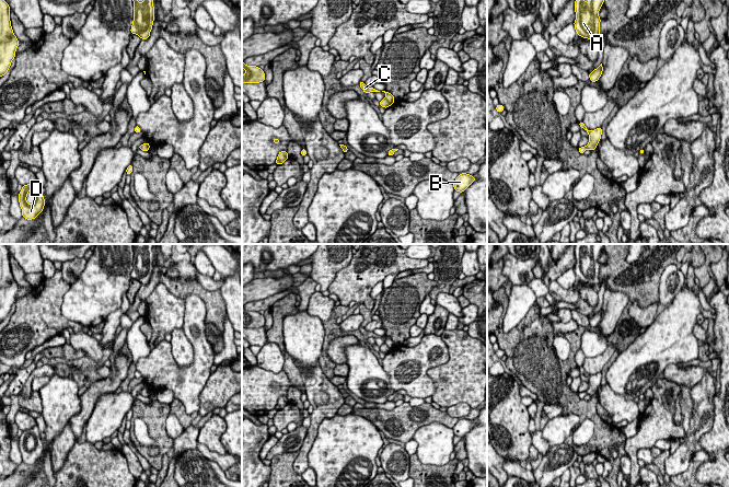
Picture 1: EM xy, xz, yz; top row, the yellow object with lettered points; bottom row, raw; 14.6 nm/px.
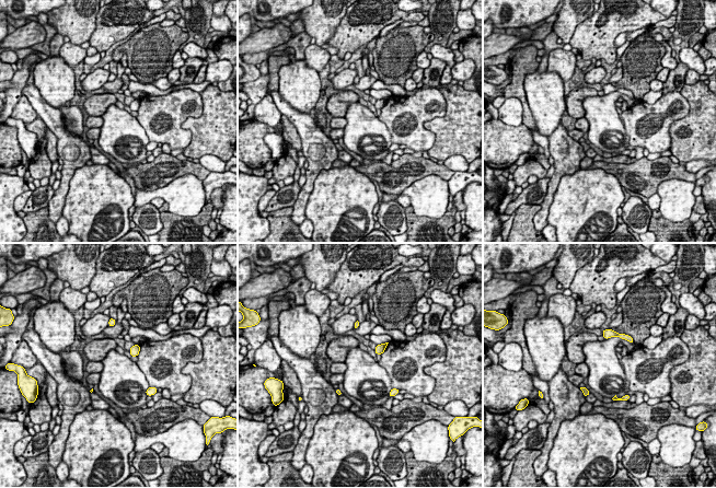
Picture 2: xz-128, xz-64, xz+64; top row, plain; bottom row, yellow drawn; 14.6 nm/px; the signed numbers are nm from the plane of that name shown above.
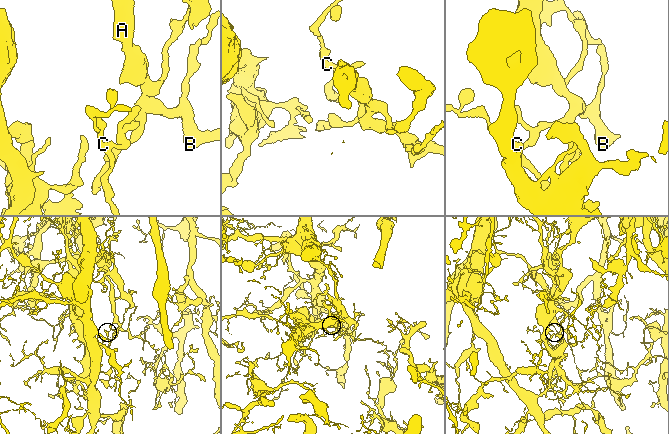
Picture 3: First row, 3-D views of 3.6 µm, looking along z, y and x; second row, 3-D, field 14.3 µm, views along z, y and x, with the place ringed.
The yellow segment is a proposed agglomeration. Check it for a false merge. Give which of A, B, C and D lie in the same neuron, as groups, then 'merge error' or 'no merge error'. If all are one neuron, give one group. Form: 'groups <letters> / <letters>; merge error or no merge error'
groups A B D / C; merge error

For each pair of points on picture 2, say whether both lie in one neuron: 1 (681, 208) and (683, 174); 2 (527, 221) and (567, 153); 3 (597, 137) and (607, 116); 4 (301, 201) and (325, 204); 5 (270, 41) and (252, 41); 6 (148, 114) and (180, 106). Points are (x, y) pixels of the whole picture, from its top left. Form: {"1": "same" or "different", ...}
{"1": "different", "2": "different", "3": "same", "4": "different", "5": "same", "6": "same"}

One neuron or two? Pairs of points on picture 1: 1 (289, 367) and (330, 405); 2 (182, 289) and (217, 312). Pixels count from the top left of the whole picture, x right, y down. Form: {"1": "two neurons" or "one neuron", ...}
{"1": "two neurons", "2": "one neuron"}

